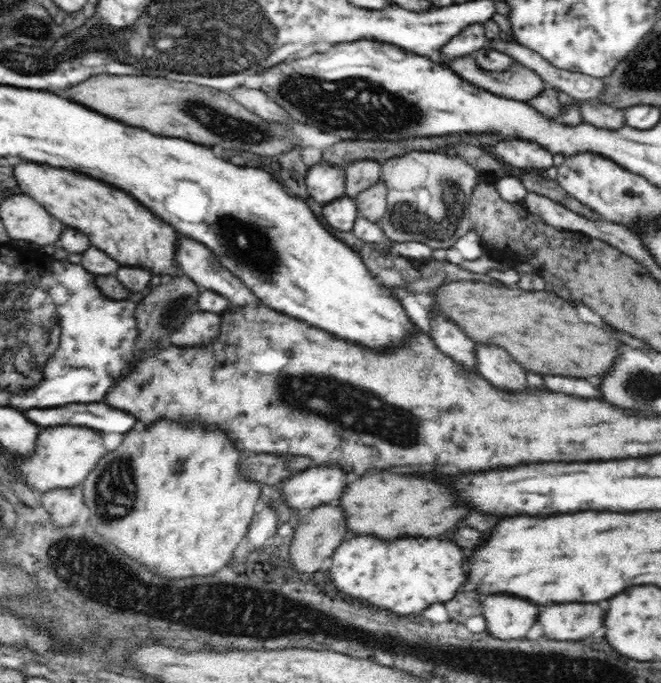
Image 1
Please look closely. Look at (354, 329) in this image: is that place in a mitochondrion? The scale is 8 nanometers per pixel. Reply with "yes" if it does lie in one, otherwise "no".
no

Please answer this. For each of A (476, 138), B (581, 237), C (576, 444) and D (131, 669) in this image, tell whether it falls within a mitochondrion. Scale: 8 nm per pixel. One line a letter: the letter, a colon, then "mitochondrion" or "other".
A: other
B: other
C: other
D: other

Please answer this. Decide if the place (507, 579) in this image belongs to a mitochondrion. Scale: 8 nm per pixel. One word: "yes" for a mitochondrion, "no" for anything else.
no

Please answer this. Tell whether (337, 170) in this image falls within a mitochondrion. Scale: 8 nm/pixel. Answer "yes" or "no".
no

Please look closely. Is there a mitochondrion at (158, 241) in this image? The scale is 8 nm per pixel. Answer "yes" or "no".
no

